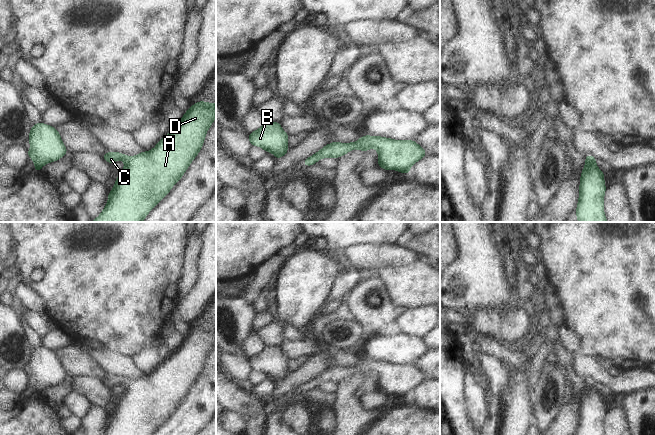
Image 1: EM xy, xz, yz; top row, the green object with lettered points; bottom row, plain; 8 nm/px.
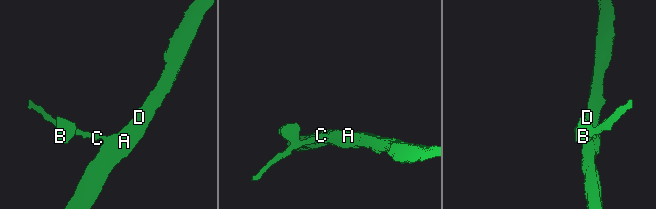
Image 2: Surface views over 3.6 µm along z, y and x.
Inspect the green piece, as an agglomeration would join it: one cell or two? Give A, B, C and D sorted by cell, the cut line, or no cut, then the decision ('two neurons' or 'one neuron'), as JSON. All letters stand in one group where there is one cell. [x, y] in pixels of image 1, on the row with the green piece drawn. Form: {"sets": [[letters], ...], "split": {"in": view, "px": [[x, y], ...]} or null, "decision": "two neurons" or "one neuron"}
{"sets": [["A", "B", "C", "D"]], "split": null, "decision": "one neuron"}

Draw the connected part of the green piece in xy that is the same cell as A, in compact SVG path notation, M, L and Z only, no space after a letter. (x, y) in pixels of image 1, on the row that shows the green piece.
M199 101L190 105L180 122L162 137L149 152L126 156L108 151L102 158L112 164L123 160L125 166L117 176L115 186L108 194L108 202L101 214L91 222L142 222L180 180L191 162L202 149L207 130L216 118L216 104Z

